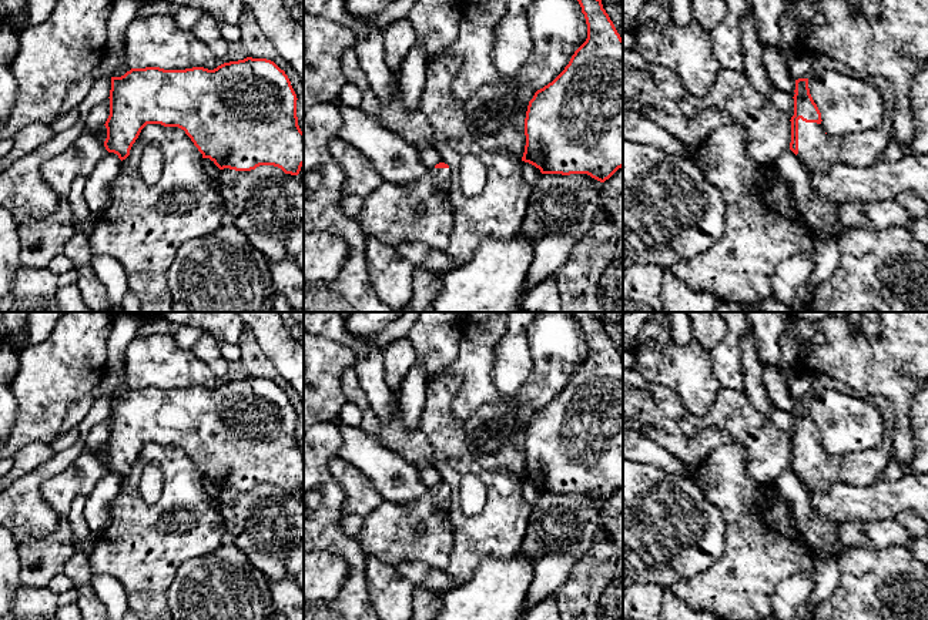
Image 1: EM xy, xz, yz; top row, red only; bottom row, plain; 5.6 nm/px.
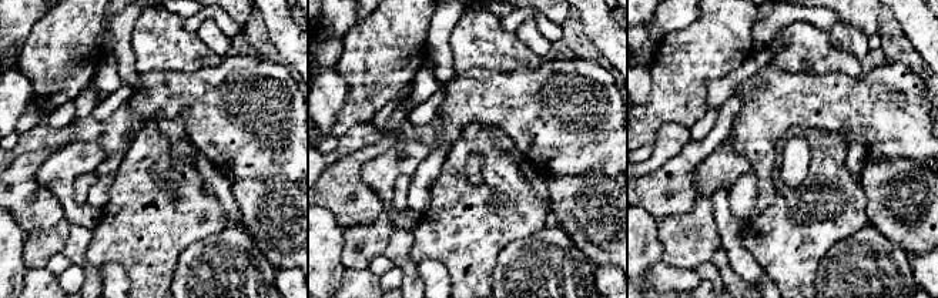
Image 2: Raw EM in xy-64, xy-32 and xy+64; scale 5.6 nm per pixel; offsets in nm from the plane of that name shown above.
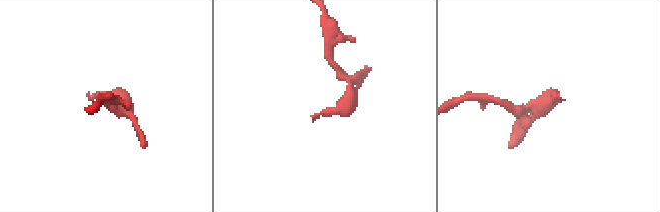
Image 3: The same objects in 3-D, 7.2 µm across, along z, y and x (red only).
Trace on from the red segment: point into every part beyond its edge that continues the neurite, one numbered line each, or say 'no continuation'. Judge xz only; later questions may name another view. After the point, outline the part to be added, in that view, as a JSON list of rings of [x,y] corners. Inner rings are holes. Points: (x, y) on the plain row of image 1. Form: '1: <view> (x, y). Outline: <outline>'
1: xz (389, 533). Outline: [[[433,486],[411,505],[383,502],[365,516],[356,540],[365,554],[386,564],[421,562],[432,570],[446,570],[455,546],[455,529],[449,520],[455,497],[450,487]]]

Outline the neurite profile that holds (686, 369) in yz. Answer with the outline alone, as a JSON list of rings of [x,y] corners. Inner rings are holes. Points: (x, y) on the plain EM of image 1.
[[[694,338],[689,343],[671,339],[663,349],[639,346],[634,356],[631,369],[673,391],[691,415],[706,415],[721,391],[710,352]]]

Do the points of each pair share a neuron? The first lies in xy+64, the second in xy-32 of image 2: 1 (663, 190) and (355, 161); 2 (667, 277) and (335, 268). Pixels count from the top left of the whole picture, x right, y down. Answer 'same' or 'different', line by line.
1: same
2: different

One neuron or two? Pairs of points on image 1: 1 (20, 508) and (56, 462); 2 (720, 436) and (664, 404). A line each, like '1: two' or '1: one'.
1: one
2: two

